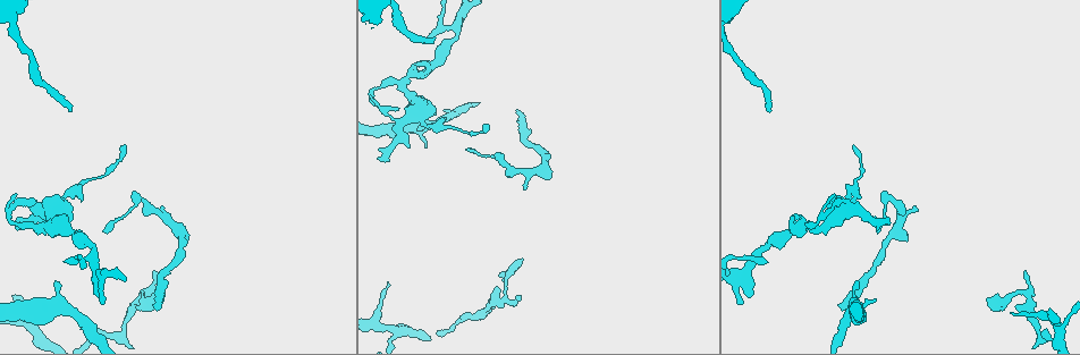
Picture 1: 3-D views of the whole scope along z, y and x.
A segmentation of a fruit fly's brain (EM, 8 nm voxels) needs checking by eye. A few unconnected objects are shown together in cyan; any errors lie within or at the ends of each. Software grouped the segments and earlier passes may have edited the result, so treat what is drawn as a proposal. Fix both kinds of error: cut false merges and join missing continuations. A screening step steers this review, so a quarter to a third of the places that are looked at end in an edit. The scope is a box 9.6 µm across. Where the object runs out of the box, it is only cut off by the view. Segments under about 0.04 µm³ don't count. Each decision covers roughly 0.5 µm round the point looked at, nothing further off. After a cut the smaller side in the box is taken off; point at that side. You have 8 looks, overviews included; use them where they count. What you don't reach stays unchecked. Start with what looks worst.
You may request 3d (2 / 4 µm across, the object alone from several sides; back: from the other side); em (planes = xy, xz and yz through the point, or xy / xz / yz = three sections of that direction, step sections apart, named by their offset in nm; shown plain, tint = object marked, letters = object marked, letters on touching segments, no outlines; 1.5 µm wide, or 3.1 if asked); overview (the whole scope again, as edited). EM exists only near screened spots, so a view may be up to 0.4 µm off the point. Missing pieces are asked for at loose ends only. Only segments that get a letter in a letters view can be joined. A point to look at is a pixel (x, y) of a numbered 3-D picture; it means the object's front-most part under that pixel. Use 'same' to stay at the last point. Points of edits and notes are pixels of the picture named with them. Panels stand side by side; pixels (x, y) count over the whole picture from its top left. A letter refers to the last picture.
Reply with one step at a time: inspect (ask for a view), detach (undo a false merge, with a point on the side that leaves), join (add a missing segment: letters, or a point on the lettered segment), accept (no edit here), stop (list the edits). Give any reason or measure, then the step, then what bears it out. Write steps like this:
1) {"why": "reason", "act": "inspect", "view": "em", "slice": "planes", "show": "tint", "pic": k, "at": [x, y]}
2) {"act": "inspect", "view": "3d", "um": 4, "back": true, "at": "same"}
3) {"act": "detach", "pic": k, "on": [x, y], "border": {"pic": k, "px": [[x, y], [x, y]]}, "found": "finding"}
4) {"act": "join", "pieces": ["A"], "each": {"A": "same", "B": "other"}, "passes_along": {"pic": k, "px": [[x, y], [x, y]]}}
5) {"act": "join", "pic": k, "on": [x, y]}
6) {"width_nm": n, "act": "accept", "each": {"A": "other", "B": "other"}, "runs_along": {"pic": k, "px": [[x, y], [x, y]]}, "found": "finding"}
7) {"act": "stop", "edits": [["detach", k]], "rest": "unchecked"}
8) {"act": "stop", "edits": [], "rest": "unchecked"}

{"why": "free end", "act": "inspect", "view": "3d", "um": 4, "pic": 1, "at": [843, 310]}

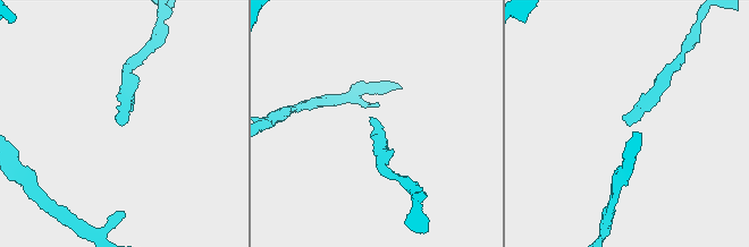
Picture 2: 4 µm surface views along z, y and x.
{"why": "now the EM", "act": "inspect", "view": "em", "slice": "planes", "show": "letters", "pic": 2, "at": [122, 125]}

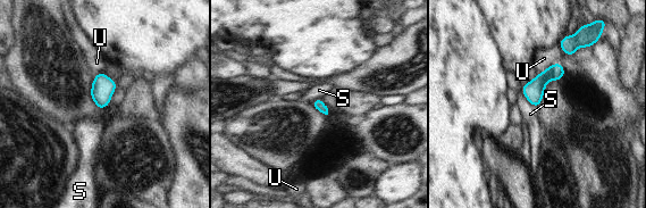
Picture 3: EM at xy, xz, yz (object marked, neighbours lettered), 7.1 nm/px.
{"act": "accept", "each": {"S": "other", "U": "other"}, "found": "no lettered segment goes on from it"}

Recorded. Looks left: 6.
{"why": "free end", "act": "inspect", "view": "3d", "um": 4, "back": true, "pic": 1, "at": [381, 159]}

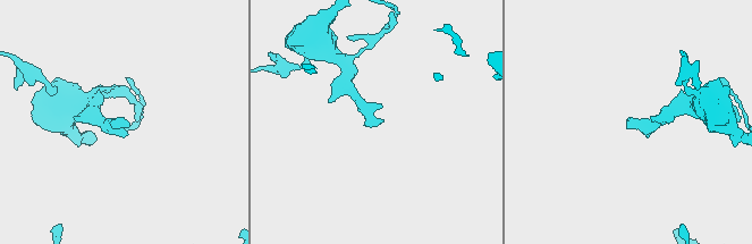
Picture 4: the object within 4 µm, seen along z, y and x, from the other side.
{"act": "inspect", "view": "em", "slice": "xy", "step": 4, "show": "letters", "pic": 4, "at": [381, 121]}

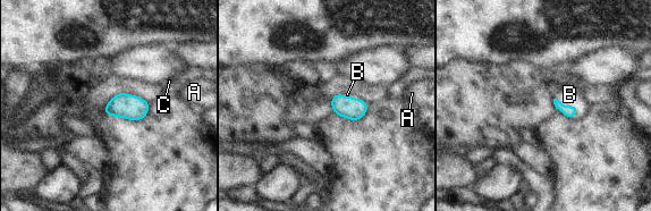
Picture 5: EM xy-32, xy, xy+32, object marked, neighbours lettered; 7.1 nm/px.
{"act": "join", "pieces": ["B"], "each": {"A": "other", "B": "same", "C": "other"}, "passes_along": {"pic": 5, "px": [[569, 111], [568, 106], [569, 94]]}, "found": "the cell continues"}

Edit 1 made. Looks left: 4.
{"act": "inspect", "view": "overview"}

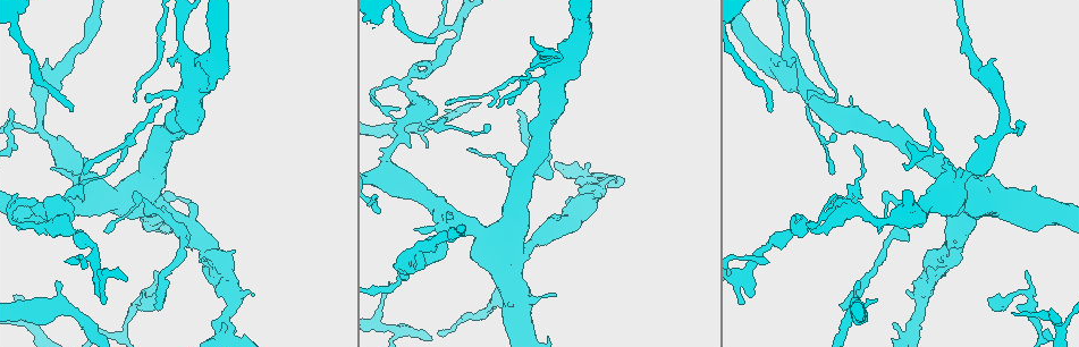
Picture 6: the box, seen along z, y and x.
{"why": "free end", "act": "inspect", "view": "em", "slice": "planes", "show": "plain", "pic": 6, "at": [874, 299]}

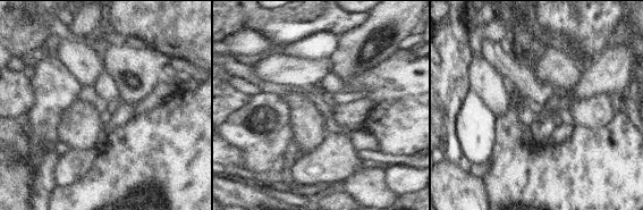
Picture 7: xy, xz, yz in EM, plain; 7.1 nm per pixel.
{"why": "where the object lies", "act": "inspect", "view": "em", "slice": "planes", "show": "tint", "at": "same"}

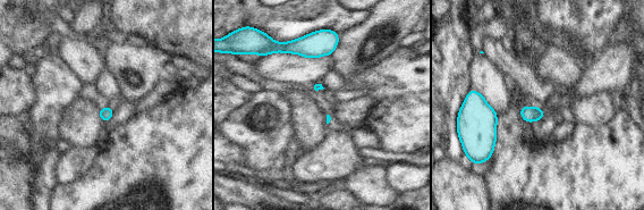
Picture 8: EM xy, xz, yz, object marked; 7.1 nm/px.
{"act": "inspect", "view": "em", "slice": "planes", "show": "letters", "at": "same"}

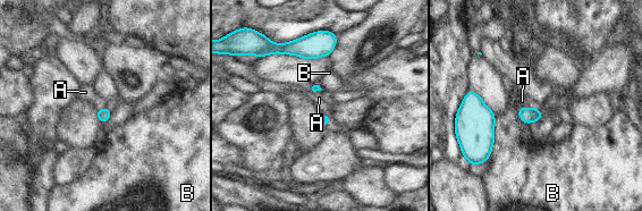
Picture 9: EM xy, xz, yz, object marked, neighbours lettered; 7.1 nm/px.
{"longest_contact_nm": ["B", 300], "act": "accept", "each": {"A": "other", "B": "other"}, "found": "none of them fits"}

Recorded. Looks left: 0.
{"act": "stop", "edits": [["join", 5]], "rest": "unchecked"}

